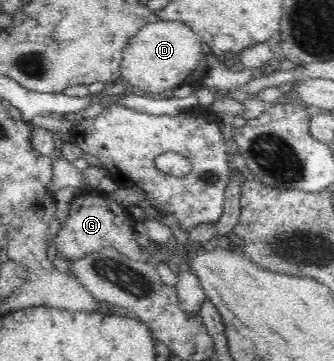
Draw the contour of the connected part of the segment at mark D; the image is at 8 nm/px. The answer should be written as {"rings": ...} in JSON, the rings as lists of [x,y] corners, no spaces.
{"rings":[[[158,20],[156,23],[145,24],[128,42],[122,52],[122,76],[126,85],[138,86],[140,90],[147,93],[161,93],[164,90],[173,90],[177,86],[188,85],[188,80],[192,76],[192,70],[198,68],[198,64],[206,58],[202,54],[201,38],[194,33],[194,30],[182,21]]]}

